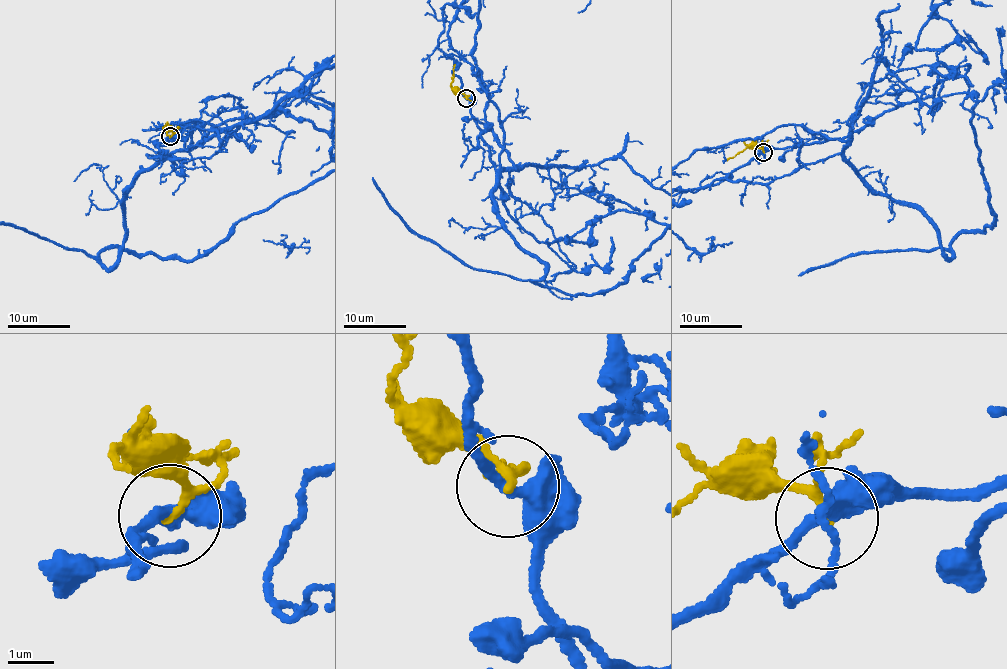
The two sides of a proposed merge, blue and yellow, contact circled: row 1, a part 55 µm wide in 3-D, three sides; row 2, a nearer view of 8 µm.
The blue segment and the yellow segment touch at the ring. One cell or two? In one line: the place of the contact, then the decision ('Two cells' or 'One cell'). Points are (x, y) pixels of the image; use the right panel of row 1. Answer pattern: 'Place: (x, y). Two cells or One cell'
Place: (763, 152). Two cells

